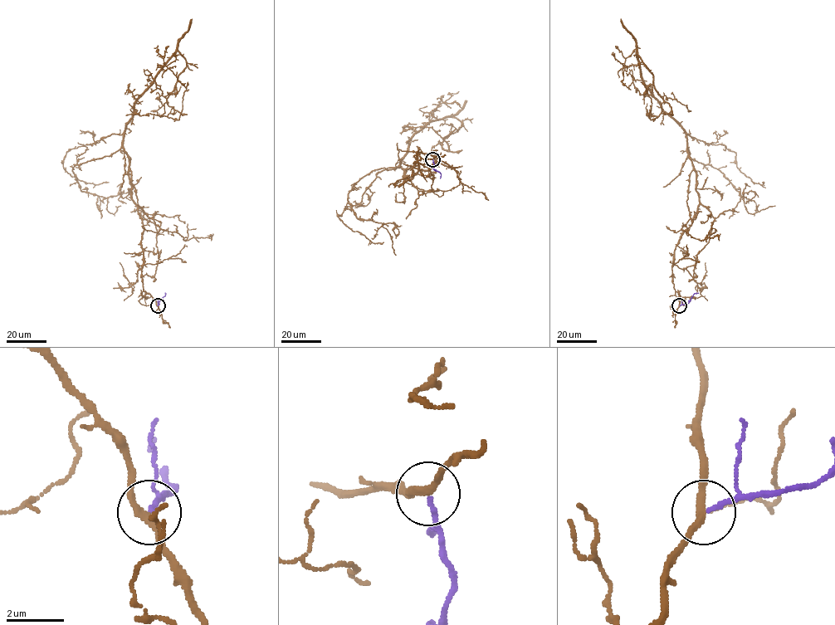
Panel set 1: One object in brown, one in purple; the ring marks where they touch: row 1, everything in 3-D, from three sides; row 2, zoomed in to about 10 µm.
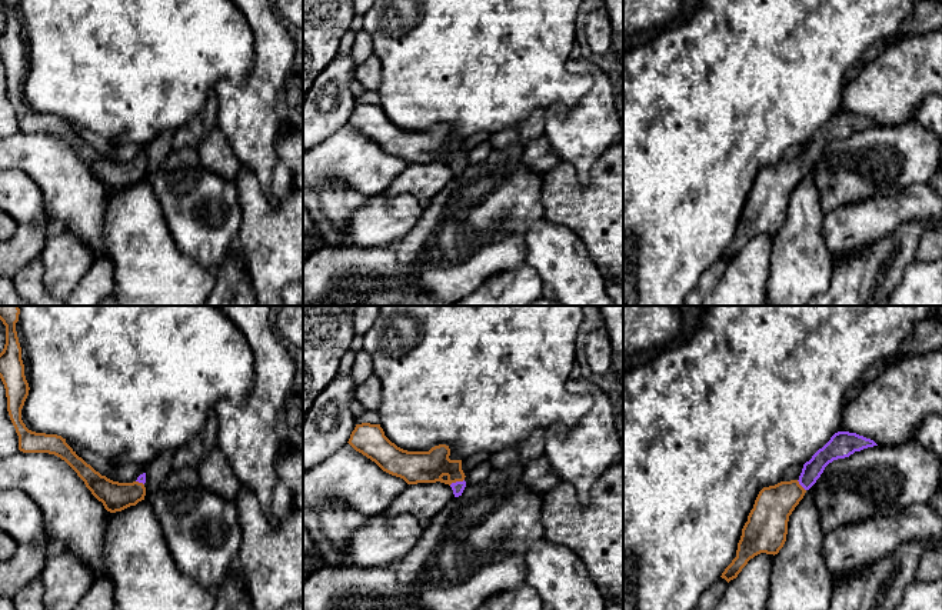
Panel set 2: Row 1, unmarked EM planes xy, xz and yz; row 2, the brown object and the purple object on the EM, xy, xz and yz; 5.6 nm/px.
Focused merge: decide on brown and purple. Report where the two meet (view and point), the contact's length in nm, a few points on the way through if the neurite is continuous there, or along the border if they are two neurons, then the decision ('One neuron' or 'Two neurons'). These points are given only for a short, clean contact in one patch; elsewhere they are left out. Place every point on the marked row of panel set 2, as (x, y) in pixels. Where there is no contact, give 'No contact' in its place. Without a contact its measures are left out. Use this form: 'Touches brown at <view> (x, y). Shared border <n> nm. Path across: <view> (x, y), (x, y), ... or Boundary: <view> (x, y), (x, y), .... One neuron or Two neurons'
Touches brown at xz (456, 480). Shared border 90 nm. Path across: xz (430, 466), (442, 466), (456, 480), (458, 487). One neuron

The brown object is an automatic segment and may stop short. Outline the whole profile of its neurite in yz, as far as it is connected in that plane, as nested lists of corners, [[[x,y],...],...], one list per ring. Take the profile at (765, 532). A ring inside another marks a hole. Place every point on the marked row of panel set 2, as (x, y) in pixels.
[[[838,431],[803,464],[798,480],[763,487],[742,529],[736,557],[720,577],[729,583],[755,556],[760,553],[778,554],[786,541],[789,516],[820,477],[825,467],[833,460],[849,457],[855,451],[873,446],[878,446],[873,440],[856,433]]]

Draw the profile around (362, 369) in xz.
[[[360,350],[356,354],[350,376],[355,379],[356,384],[360,384],[372,374],[373,374],[373,360],[367,351]]]

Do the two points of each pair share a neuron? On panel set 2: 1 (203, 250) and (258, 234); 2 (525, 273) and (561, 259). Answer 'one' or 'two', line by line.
1: two
2: two

